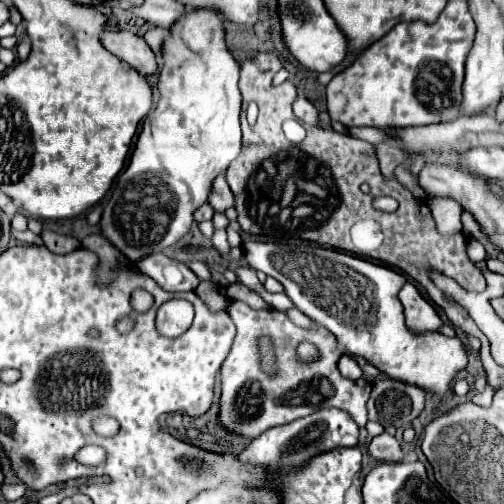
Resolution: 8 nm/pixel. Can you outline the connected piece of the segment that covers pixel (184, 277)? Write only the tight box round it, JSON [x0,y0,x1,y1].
[136,254,200,292]

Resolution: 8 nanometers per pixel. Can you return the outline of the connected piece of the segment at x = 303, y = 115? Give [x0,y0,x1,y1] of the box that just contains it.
[294,96,318,126]

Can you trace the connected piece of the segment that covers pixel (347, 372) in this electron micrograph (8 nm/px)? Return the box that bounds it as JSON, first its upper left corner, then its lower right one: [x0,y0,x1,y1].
[338,356,362,378]

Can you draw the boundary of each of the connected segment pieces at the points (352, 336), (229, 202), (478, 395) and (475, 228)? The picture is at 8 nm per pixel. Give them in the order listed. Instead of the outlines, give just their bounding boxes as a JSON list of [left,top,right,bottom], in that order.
[[244,240,468,394],[208,174,234,212],[470,388,494,406],[462,210,488,242]]

